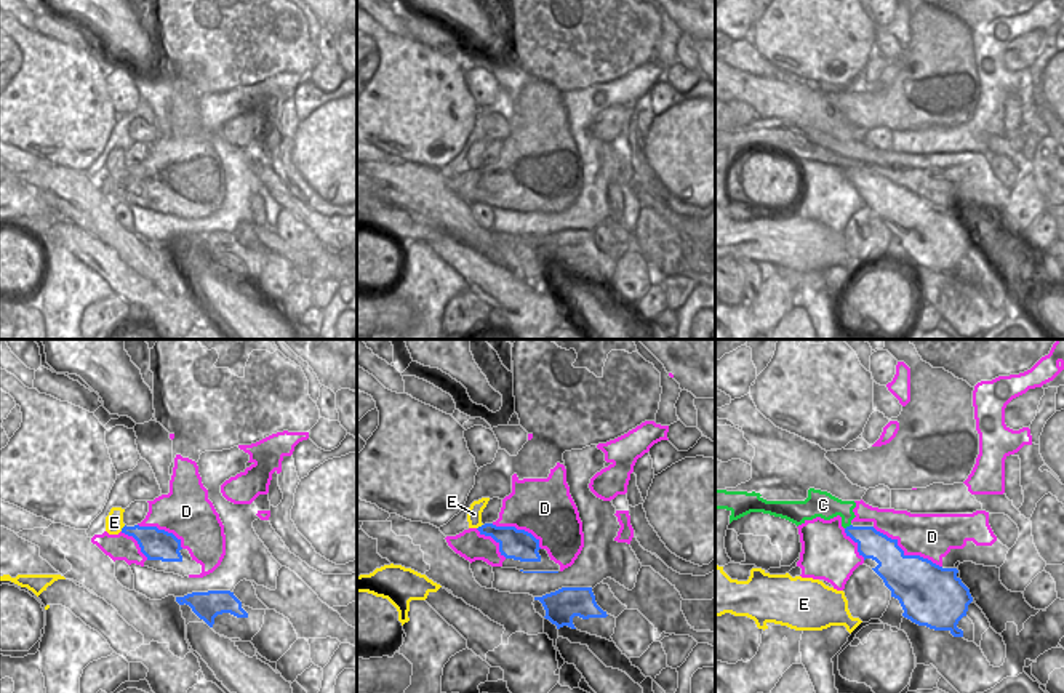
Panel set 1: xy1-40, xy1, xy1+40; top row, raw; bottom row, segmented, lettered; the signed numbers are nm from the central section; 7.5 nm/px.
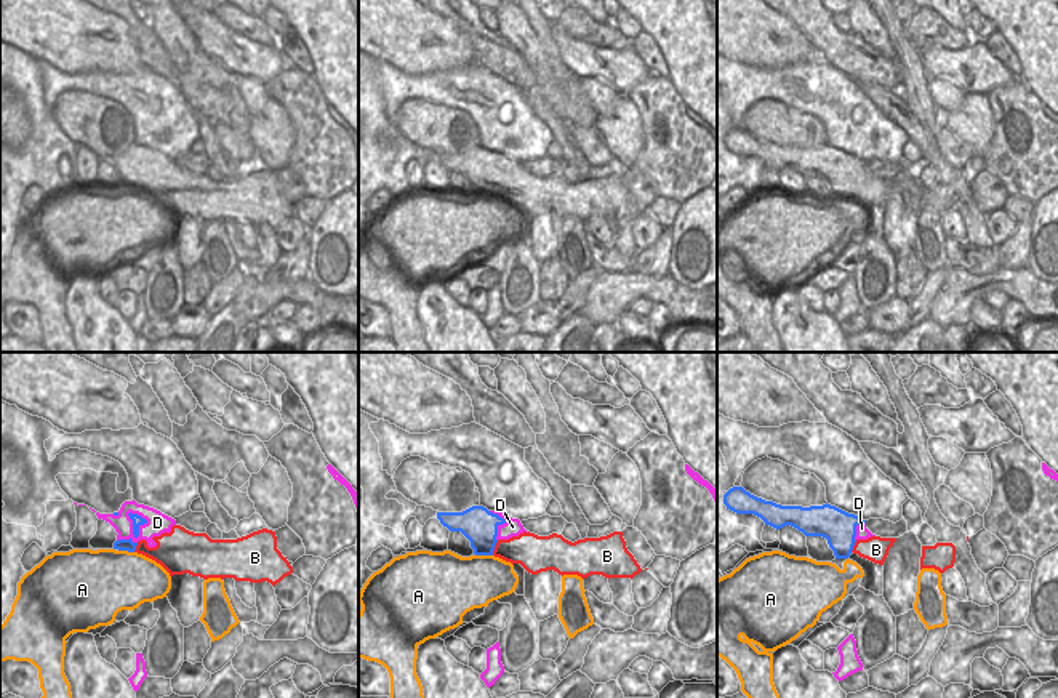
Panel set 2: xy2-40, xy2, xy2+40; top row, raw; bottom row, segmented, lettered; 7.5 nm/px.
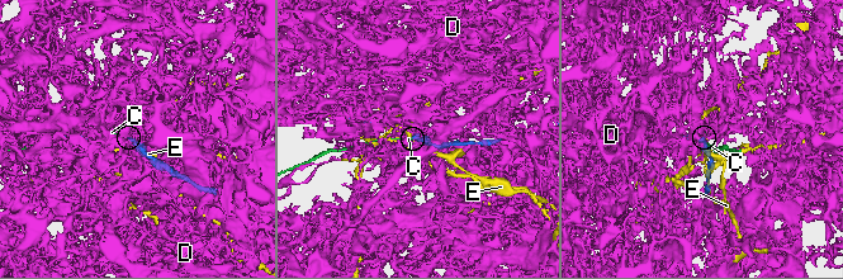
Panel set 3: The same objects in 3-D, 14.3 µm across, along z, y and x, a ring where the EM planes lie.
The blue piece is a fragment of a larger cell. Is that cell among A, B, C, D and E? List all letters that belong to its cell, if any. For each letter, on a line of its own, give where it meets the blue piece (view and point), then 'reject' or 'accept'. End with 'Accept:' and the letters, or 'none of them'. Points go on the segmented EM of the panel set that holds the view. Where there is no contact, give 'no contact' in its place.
A: contact xy2 (484, 554); reject
B: contact xy2 (493, 548); accept
C: contact xy1+40 (847, 527); reject
D: contact xy2-40 (135, 537); reject
E: contact xy1-40 (122, 528); reject
Accept: B

